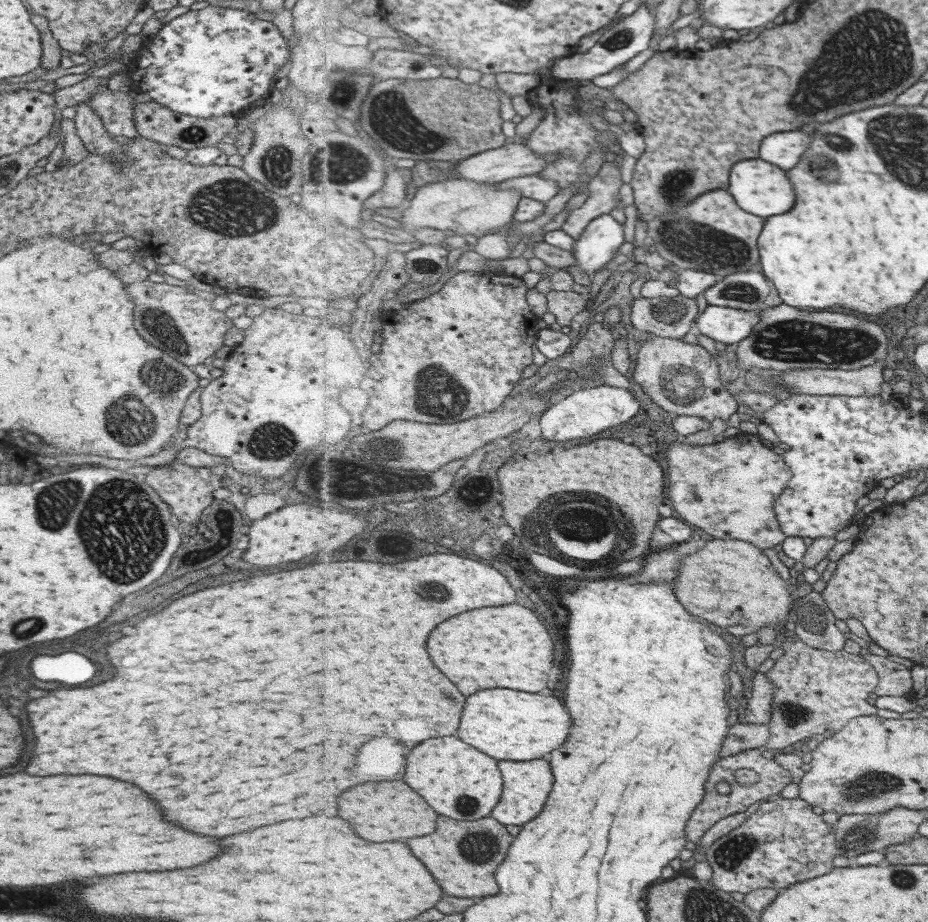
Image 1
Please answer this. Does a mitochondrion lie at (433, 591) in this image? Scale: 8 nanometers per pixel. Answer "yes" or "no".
yes

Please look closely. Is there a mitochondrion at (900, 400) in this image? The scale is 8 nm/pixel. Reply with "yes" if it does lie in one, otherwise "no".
no

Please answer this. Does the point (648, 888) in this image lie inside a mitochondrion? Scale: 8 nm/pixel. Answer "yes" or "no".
no

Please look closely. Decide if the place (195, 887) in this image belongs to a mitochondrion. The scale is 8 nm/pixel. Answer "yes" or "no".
no

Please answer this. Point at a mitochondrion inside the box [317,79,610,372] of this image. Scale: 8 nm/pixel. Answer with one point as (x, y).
(386, 110)

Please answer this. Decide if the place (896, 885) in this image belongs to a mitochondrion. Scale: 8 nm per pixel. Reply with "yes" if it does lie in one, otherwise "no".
yes

